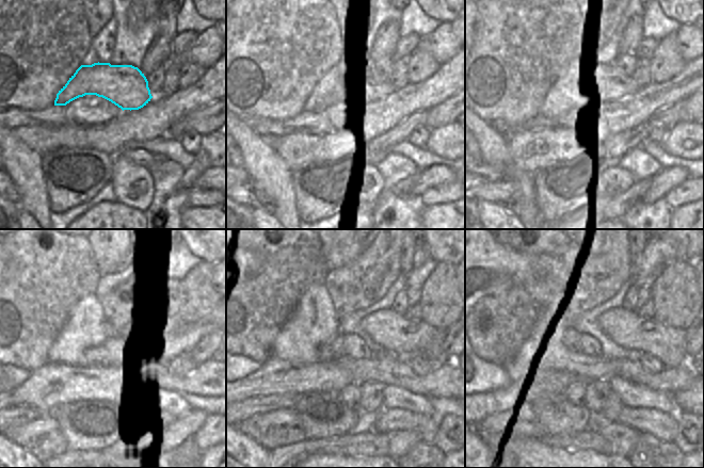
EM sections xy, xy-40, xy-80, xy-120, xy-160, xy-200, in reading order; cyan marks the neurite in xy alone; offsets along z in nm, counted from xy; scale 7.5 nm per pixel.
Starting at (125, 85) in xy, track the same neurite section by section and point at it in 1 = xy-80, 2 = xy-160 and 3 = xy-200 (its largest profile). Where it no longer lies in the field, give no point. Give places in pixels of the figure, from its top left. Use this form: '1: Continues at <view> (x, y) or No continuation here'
1: Continues at xy-80 (622, 86)
2: Continues at xy-160 (392, 332)
3: Continues at xy-200 (626, 328)

